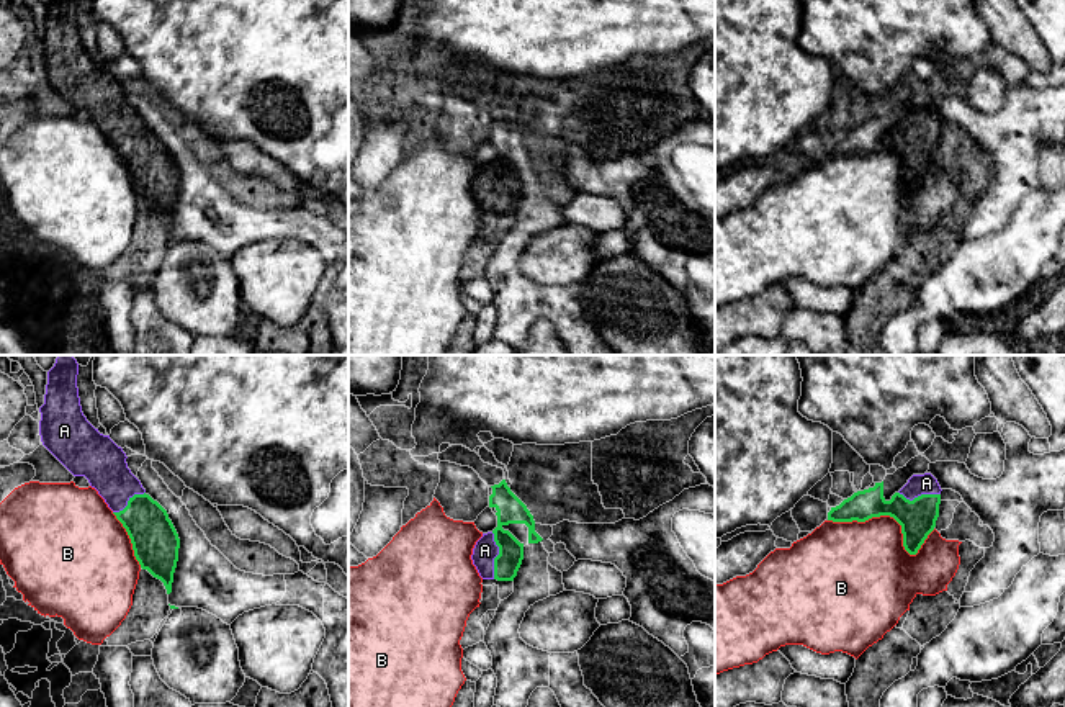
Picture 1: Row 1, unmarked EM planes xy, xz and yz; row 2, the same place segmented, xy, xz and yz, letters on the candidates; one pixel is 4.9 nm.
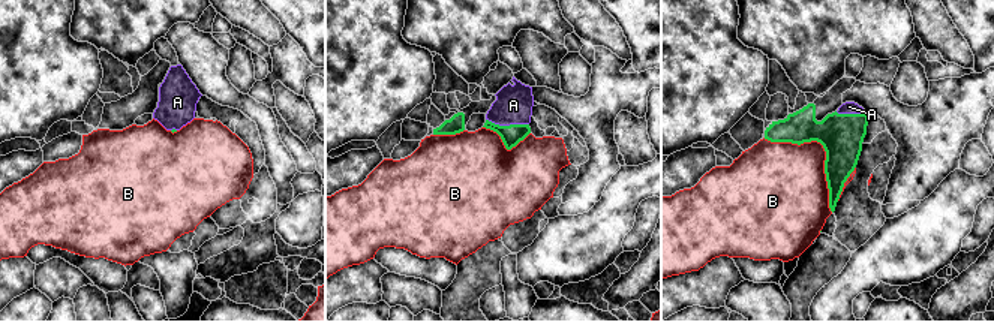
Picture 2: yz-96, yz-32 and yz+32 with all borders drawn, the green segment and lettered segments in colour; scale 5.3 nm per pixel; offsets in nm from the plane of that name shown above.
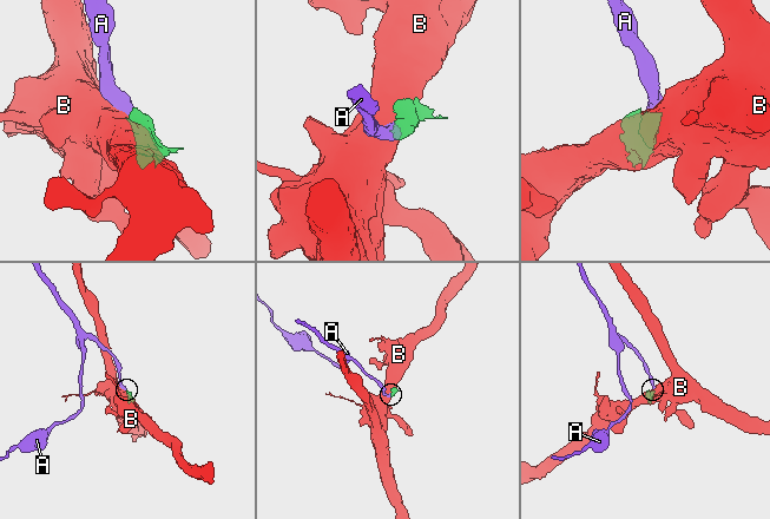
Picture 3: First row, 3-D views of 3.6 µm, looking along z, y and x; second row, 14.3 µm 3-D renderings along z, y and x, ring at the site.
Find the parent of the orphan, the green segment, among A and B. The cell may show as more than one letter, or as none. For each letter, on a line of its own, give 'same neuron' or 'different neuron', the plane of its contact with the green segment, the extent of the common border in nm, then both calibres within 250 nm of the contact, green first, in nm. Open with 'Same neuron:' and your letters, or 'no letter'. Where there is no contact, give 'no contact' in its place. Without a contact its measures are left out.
Same neuron: A
A: same neuron | xz | 240 nm | 140/120 nm
B: different neuron | yz | 550 nm | 180/380 nm

